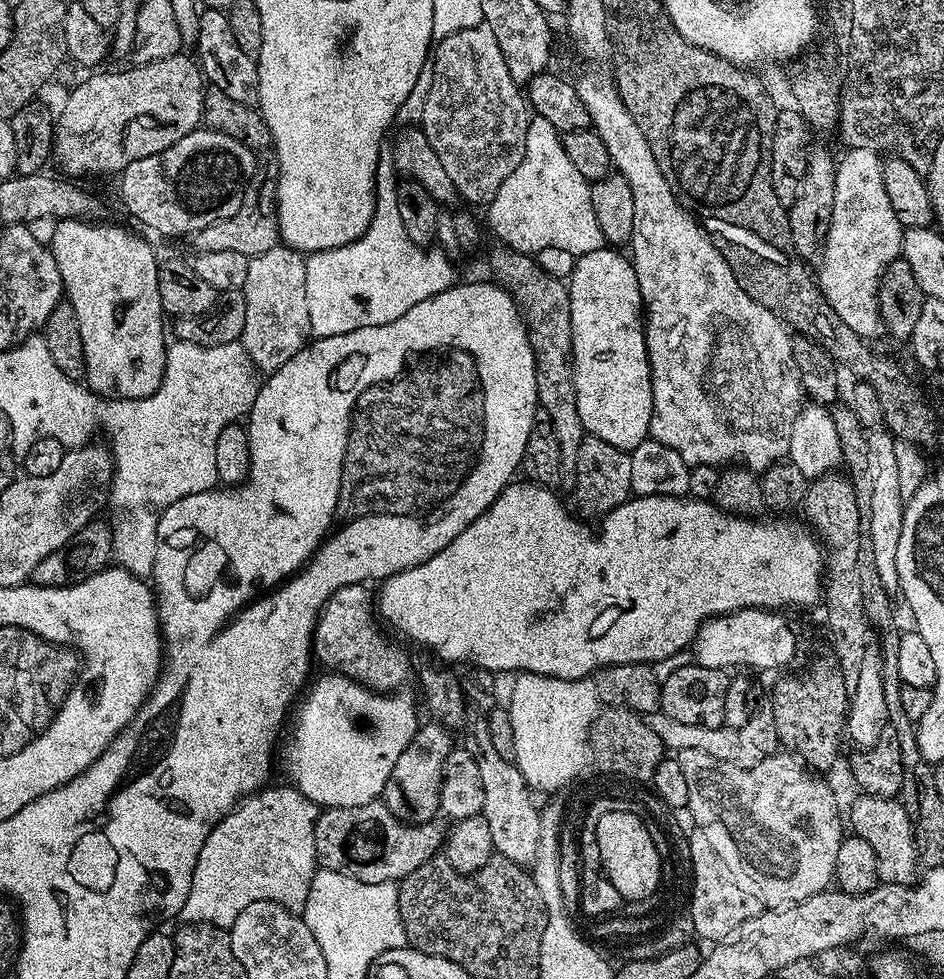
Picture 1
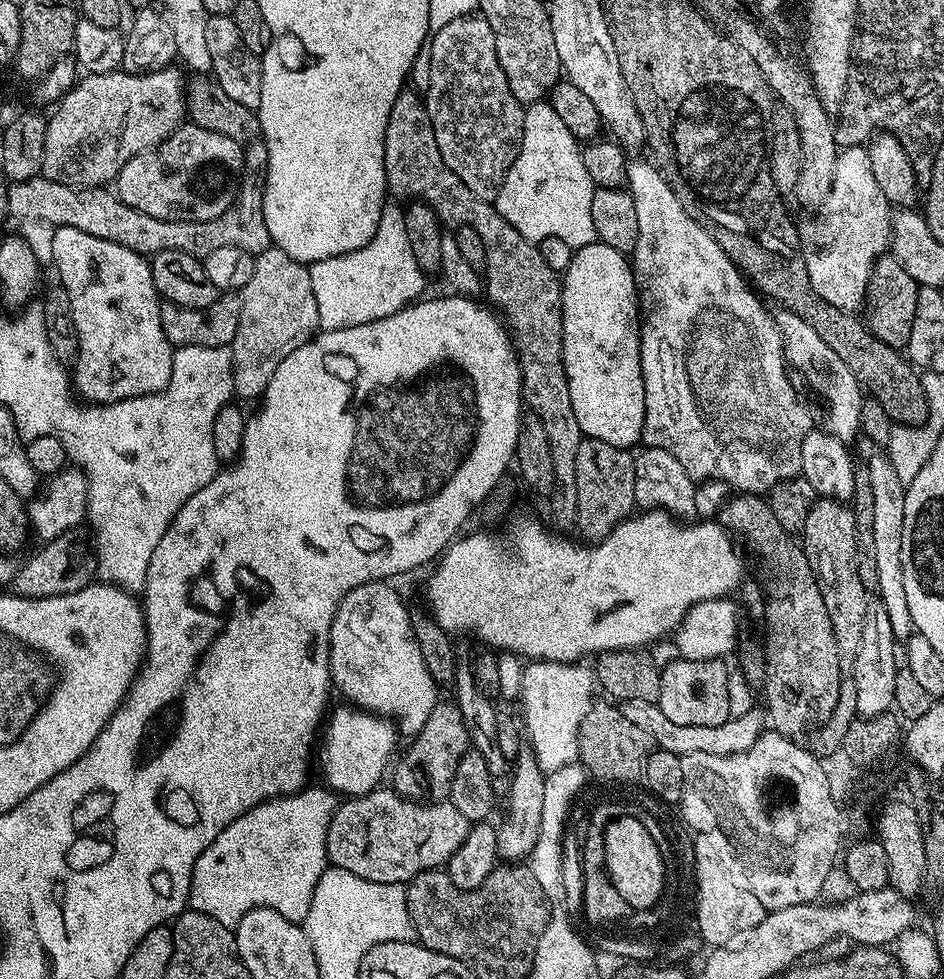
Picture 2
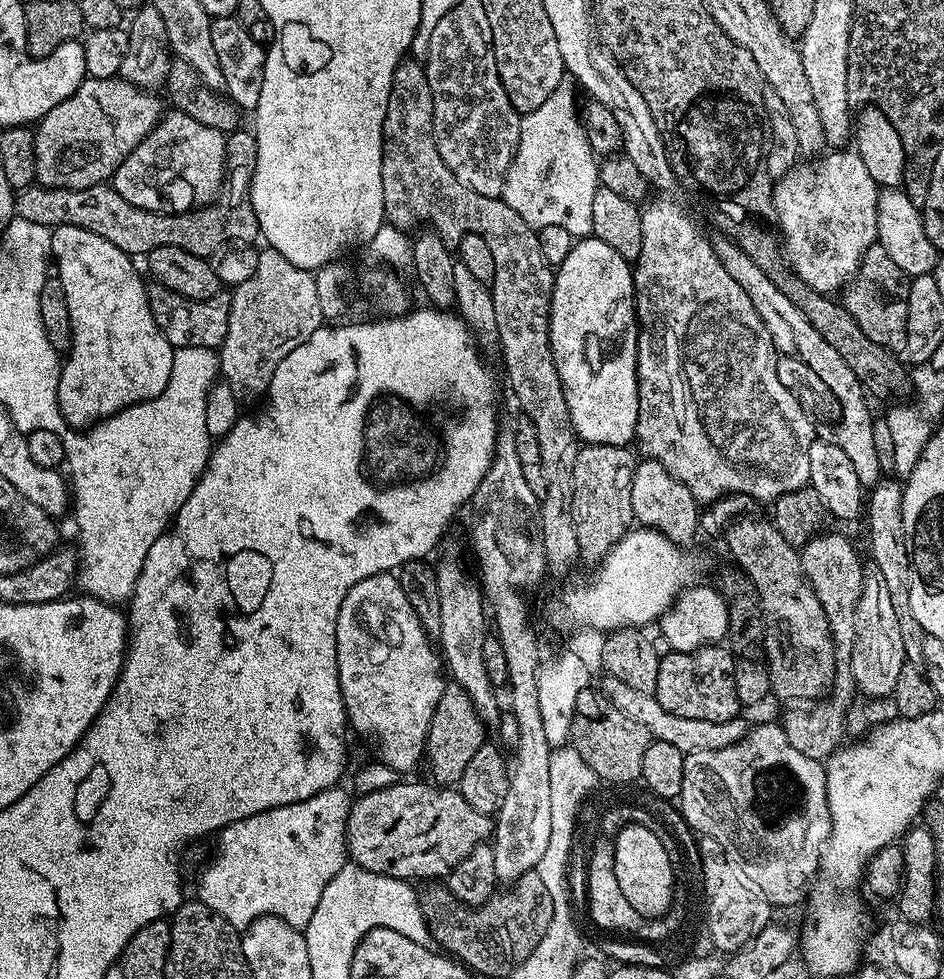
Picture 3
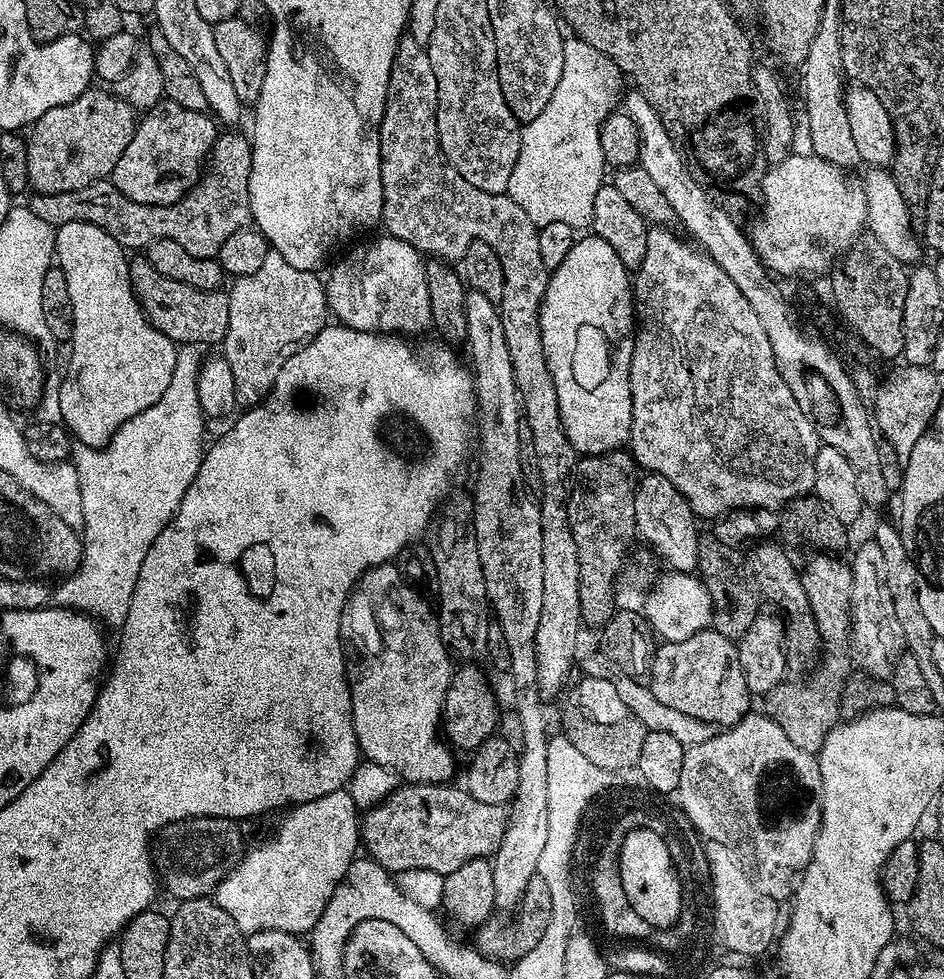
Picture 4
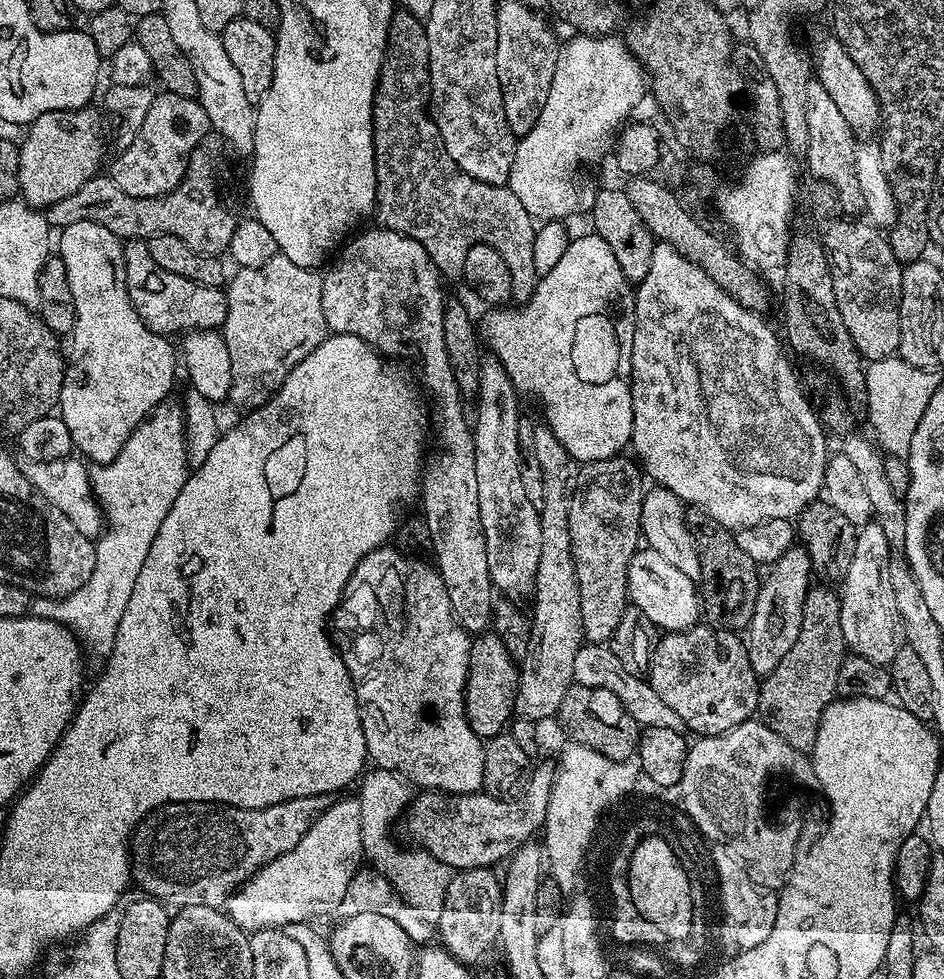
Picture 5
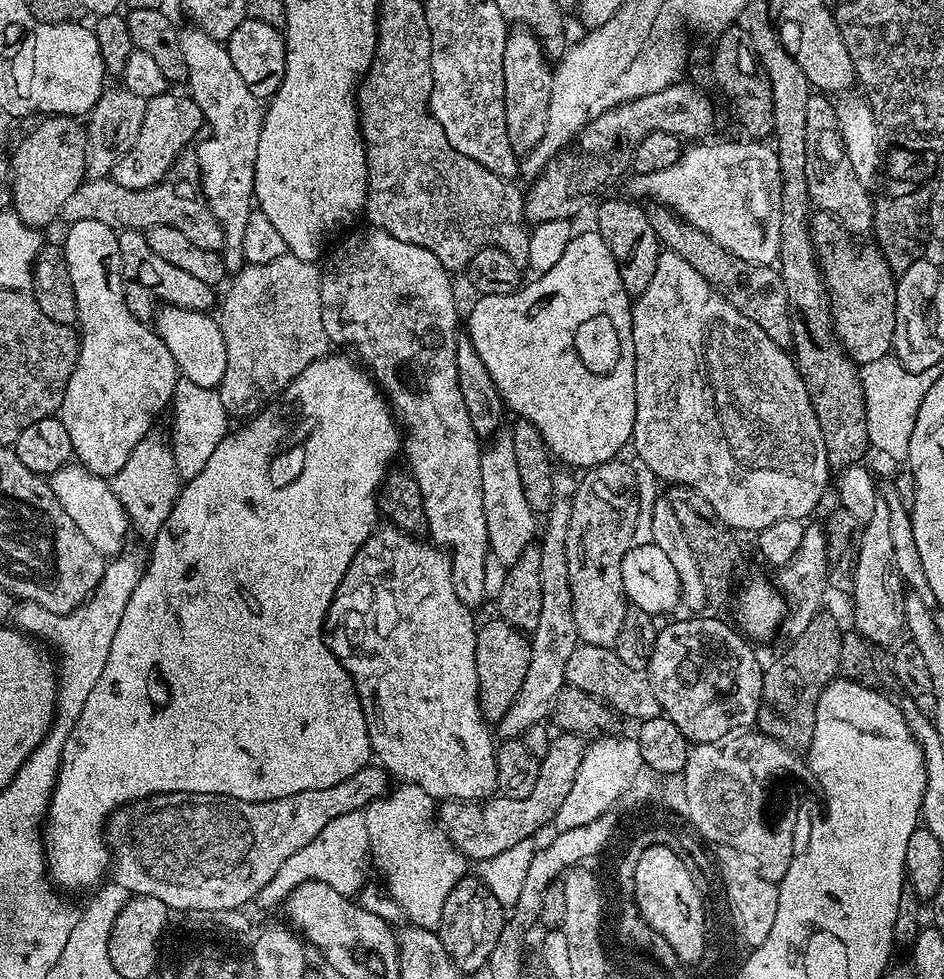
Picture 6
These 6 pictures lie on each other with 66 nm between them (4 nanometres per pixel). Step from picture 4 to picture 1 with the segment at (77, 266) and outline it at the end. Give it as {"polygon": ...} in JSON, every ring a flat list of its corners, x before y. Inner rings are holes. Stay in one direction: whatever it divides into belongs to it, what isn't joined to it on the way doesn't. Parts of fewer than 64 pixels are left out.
{"polygon":[[67,219,57,223,54,230,54,238,50,245,54,254,54,262,58,262,58,274,62,274,64,283,64,295,67,303,74,306,74,314,78,314,78,330,82,334,82,350,84,351,84,374,83,379,87,387,91,388,99,396,110,400,137,400,154,396,160,388,160,383,166,370,166,354,168,344,164,340,164,320,166,313,162,306,162,298,158,298,158,255,140,236,135,236,132,232,127,232,124,228,119,228,116,224,100,224,101,222,89,222,86,220]]}

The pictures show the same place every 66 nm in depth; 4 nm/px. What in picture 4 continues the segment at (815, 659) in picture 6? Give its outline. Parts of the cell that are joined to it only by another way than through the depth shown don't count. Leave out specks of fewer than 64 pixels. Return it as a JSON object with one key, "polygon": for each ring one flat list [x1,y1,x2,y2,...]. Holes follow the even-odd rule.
{"polygon":[[816,554,800,572,802,590,806,590,810,610,816,619,822,653,815,668,803,677,801,684,783,682,766,696,767,715,782,726,786,738,798,750,819,754,826,734,841,719,842,686,853,675,852,653,848,651,848,634,851,626,852,565,847,559,839,560,836,554]]}

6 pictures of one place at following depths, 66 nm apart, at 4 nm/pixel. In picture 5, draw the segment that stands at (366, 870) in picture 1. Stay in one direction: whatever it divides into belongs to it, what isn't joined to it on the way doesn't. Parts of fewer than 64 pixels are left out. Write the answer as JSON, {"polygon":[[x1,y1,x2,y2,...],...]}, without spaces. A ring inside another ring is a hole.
{"polygon":[[552,762,540,764,537,768,535,765,526,791,516,798,521,800,513,799,511,802,502,802,501,797,484,790,457,796,450,792,421,791,406,812,408,832,423,851,450,869,492,868,499,860,507,861,513,852,533,837,534,832,539,833,543,829,547,804,555,786,556,769,557,765]]}

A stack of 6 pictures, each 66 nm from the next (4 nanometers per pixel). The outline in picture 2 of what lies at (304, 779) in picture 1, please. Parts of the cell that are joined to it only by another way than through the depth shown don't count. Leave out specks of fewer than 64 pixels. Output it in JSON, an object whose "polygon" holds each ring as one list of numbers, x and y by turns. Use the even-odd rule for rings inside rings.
{"polygon":[[355,706,343,707,333,707,327,717,328,741,319,745,318,768,324,771,323,783,331,791,344,798,355,798,365,796,383,781,380,780,383,776,385,779,386,769,397,751,398,729,391,719,375,716]]}

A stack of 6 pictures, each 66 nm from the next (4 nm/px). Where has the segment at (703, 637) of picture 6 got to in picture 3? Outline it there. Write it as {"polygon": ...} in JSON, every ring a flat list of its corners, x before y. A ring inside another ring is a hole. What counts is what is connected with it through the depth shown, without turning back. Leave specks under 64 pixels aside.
{"polygon":[[707,644,693,652,665,651,658,666,658,686,654,693,656,701,662,706,662,710,670,710,670,714,678,714,678,718,698,718,706,722,733,720,742,712,738,690,735,688,737,661,737,657,720,644]]}

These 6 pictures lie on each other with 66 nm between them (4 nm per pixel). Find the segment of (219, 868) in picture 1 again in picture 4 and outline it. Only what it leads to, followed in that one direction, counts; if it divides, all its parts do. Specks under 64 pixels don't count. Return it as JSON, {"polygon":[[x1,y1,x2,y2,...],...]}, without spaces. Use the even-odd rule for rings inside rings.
{"polygon":[[348,791,322,794,322,798,295,805,288,814,276,837,269,844,249,847,216,887,216,904,234,918,238,930,245,934,262,930,311,933,326,902,330,902,348,867,357,859,362,820]]}

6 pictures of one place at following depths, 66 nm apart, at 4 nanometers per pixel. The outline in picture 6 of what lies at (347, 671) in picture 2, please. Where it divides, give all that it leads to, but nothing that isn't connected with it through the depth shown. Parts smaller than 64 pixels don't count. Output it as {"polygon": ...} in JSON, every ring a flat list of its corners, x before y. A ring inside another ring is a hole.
{"polygon":[[377,527,354,554,328,608,324,640,354,682,366,718,372,755,389,773,401,776,401,781,417,784,437,802,485,801,497,791,498,770,497,745,492,744,489,725,480,711,476,665,478,620,472,617,473,609,458,598,447,551,409,536,400,528,387,527]]}

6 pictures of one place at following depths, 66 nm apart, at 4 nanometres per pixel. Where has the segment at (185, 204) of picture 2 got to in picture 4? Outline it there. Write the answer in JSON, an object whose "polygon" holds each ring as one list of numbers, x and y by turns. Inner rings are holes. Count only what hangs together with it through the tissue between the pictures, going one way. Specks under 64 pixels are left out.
{"polygon":[[163,99,139,117,130,146,122,150,118,166,111,174,112,185,126,198,143,204,176,204,198,183,218,135,218,124,208,112,195,112,174,101]]}

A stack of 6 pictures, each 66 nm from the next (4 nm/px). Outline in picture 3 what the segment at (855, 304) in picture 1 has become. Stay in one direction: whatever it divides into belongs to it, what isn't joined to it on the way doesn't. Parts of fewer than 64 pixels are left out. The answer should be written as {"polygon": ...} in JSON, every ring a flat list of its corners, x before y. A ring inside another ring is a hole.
{"polygon":[[830,152,821,155,815,162,797,163,795,168,775,181,772,207,776,210,775,223,780,224,778,232,782,237,782,251,788,267,815,292,836,294,855,276,856,267,860,265,860,259,866,254,866,250,877,243,878,198,881,189,874,182,874,178,870,178,870,173,857,152]]}

